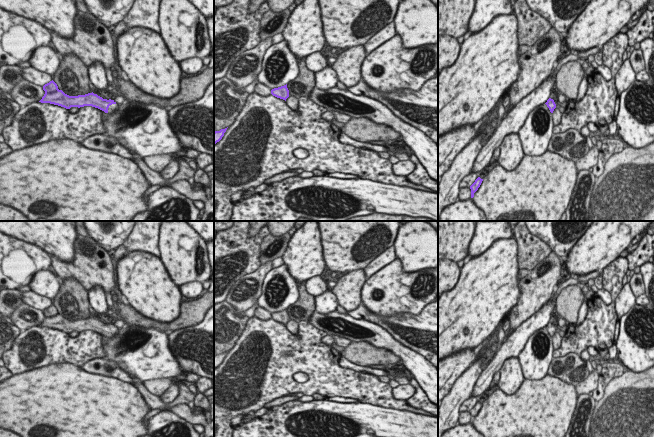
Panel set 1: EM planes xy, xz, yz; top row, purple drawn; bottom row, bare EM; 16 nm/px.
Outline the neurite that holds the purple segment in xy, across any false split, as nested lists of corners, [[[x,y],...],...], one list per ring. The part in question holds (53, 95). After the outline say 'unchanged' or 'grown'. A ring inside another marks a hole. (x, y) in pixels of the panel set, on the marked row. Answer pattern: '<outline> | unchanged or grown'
[[[53,80],[45,84],[43,90],[45,94],[39,102],[58,105],[66,109],[70,109],[71,107],[80,108],[92,106],[105,113],[112,114],[118,106],[114,100],[103,99],[93,92],[85,95],[69,96],[62,90],[59,90],[57,84]]] | grown

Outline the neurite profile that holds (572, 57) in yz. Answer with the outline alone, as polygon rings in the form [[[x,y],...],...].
[[[595,46],[589,50],[581,51],[577,55],[571,53],[569,56],[559,60],[559,62],[556,63],[555,66],[553,66],[553,68],[551,70],[551,74],[550,74],[551,79],[556,78],[557,72],[560,70],[560,68],[562,67],[563,64],[566,64],[569,61],[578,61],[578,59],[581,57],[587,58],[589,55],[595,55],[598,52],[603,52],[603,49],[604,49],[604,47],[599,48],[598,46]]]

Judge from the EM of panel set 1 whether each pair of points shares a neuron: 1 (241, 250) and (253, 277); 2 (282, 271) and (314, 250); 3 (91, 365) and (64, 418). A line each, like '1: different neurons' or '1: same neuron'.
1: different neurons
2: different neurons
3: different neurons

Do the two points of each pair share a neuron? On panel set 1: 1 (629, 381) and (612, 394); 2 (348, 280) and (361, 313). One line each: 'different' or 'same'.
1: same
2: different

